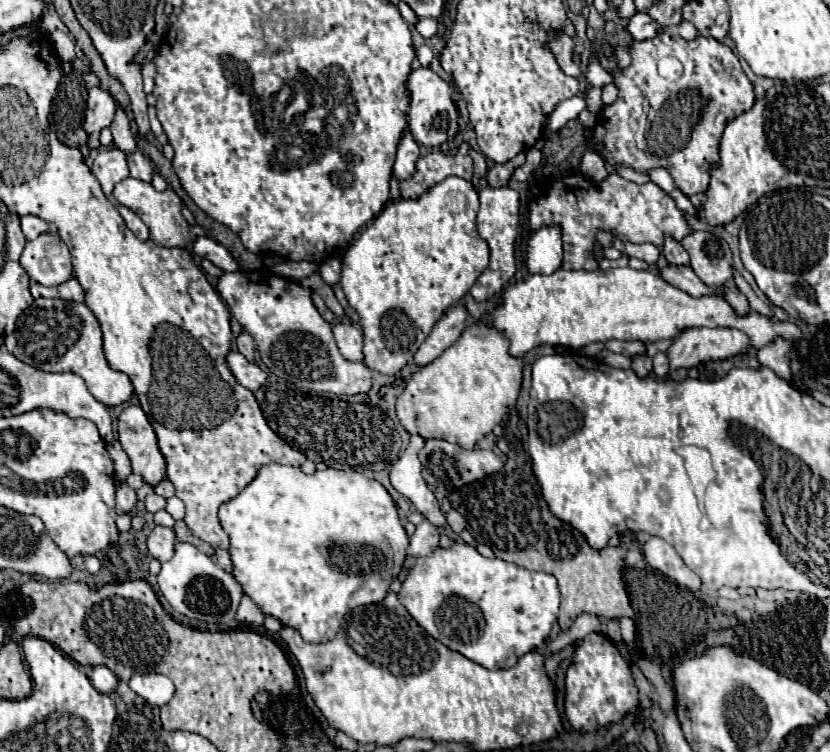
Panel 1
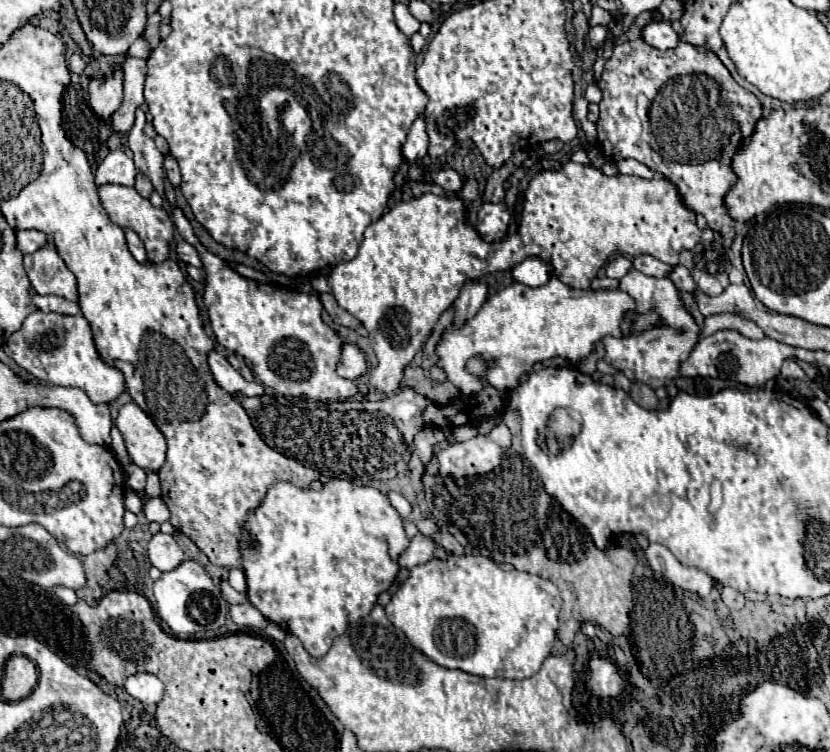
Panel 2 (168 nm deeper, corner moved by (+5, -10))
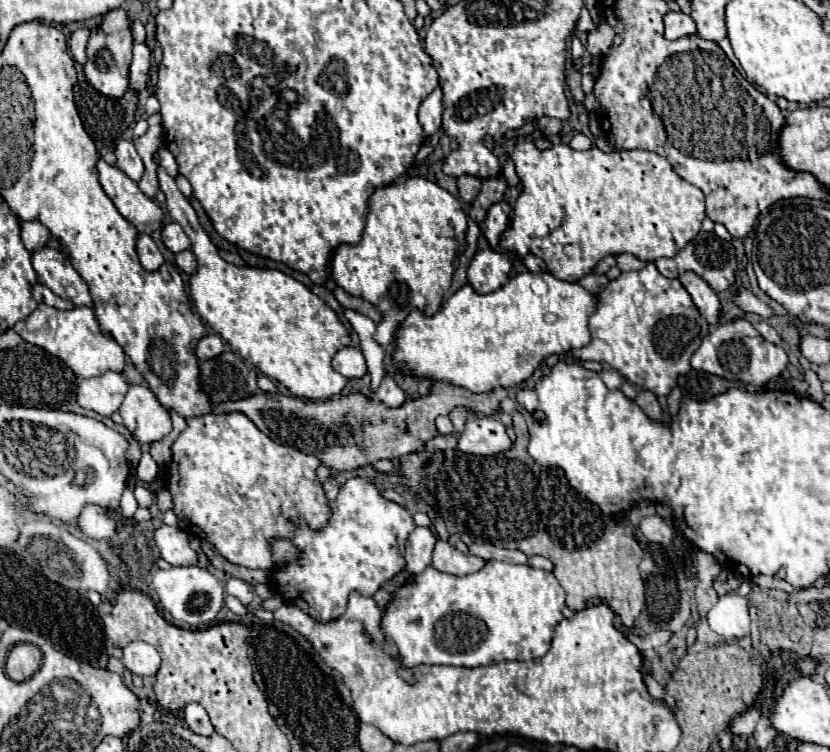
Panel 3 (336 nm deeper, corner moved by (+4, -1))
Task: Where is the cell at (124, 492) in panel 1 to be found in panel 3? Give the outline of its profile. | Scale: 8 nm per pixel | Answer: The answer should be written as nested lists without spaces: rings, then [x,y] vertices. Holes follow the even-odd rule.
[[[138,485],[138,487],[134,489],[134,495],[136,495],[136,501],[138,501],[142,507],[150,507],[150,505],[154,503],[152,491],[148,491],[148,489],[142,487],[142,485]]]

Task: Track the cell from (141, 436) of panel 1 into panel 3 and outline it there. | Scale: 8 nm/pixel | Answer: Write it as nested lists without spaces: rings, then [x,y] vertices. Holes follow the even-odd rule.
[[[130,385],[118,413],[140,445],[160,441],[172,431],[170,413],[158,403],[146,385]]]

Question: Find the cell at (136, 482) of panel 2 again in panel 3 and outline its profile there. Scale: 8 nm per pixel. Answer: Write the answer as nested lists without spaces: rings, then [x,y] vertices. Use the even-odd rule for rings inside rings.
[[[142,453],[142,459],[140,459],[138,467],[136,467],[136,477],[140,481],[148,483],[148,481],[152,481],[156,477],[156,473],[158,473],[158,465],[152,459],[152,455],[150,453]]]

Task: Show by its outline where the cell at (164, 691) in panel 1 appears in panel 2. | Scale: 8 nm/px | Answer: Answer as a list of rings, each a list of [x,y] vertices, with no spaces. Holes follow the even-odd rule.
[[[141,672],[141,674],[133,674],[125,680],[125,690],[133,698],[141,700],[143,704],[157,704],[163,698],[165,686],[155,674]]]

